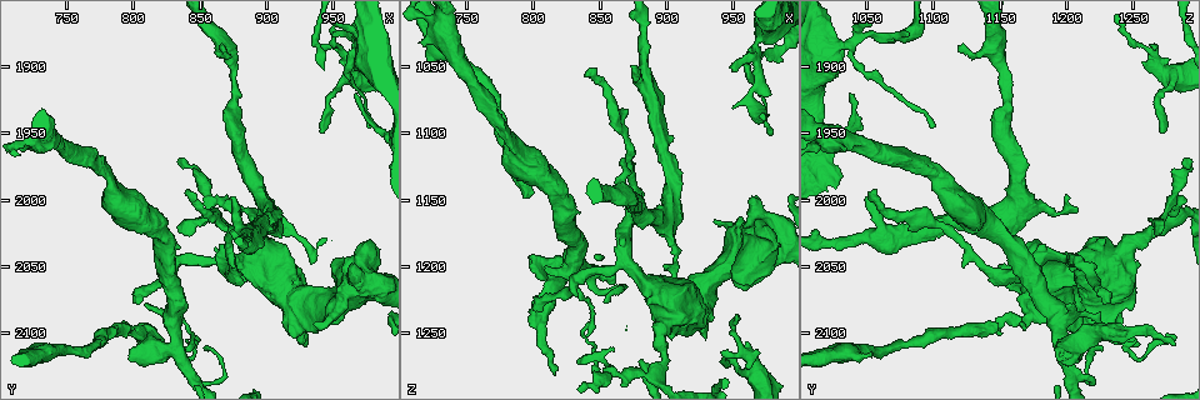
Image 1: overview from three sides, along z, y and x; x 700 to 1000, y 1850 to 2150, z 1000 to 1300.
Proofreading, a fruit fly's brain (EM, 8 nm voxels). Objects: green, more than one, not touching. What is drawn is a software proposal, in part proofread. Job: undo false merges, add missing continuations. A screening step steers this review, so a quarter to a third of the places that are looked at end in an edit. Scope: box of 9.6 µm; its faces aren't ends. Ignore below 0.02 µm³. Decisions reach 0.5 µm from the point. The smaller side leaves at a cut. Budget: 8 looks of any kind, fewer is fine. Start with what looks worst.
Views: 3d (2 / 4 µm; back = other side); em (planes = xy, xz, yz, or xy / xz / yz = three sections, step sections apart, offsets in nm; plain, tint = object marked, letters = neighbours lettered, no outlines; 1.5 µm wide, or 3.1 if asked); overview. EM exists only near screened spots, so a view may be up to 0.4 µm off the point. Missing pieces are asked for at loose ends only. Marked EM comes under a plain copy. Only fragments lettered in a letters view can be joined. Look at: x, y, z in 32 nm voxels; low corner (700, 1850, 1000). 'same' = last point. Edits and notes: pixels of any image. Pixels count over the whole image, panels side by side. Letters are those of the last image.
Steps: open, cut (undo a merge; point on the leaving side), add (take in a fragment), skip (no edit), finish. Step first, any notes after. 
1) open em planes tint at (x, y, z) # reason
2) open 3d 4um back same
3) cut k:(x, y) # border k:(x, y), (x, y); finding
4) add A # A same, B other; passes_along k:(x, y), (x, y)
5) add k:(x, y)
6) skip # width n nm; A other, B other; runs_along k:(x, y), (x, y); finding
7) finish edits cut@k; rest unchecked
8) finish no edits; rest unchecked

open 3d 2um at (816, 2110, 1280) # end of a long branch

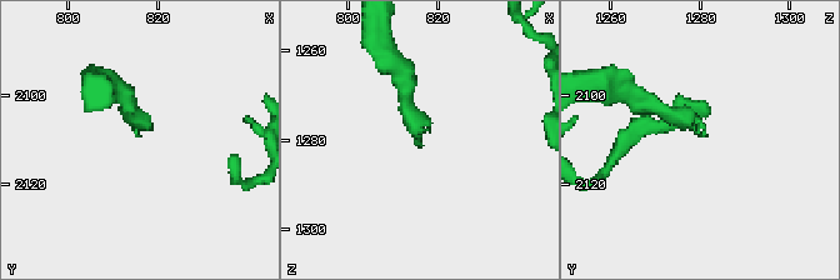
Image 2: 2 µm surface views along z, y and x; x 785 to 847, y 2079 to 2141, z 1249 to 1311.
open em planes letters at (817, 2109, 1281)

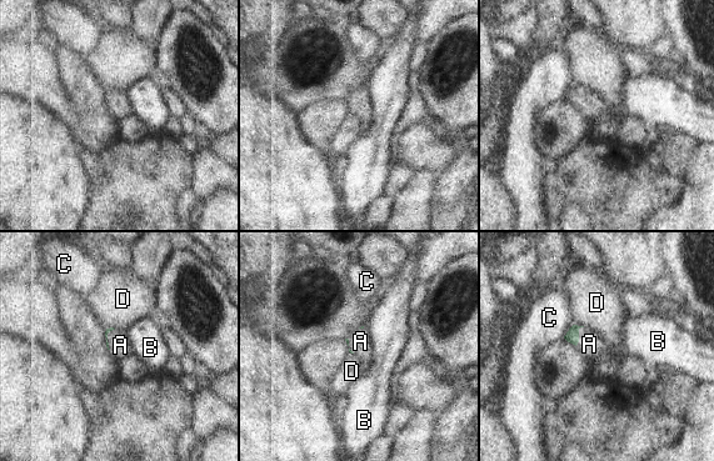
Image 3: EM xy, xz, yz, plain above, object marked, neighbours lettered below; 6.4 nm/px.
add A # A same, B other, C other, D other; passes_along 3:(572, 336), (578, 335), (589, 344); the cell continues

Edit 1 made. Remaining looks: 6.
open overview # redraw

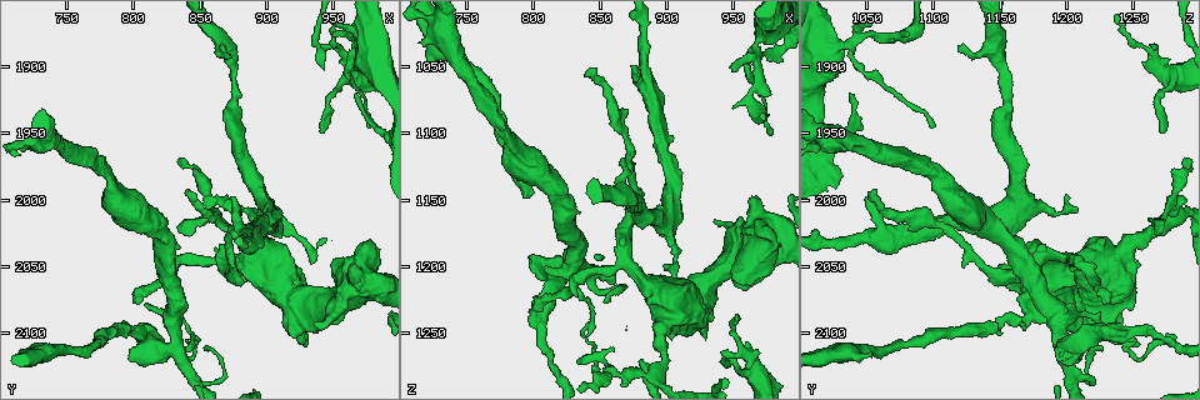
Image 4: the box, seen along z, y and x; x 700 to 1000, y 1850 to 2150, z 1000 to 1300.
open 3d 2um at (874, 2000, 1052) # branch stops here

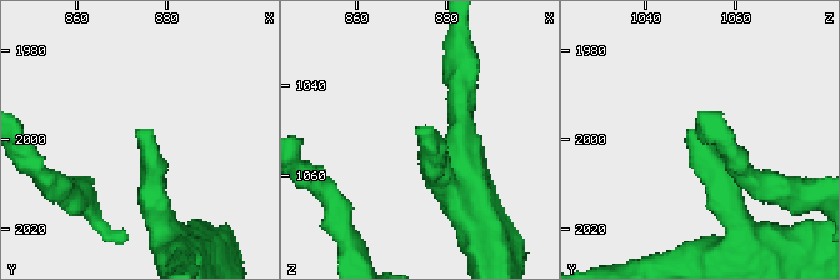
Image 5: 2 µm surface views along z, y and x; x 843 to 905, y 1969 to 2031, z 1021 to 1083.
open em planes letters at (873, 1998, 1050) # need the tissue

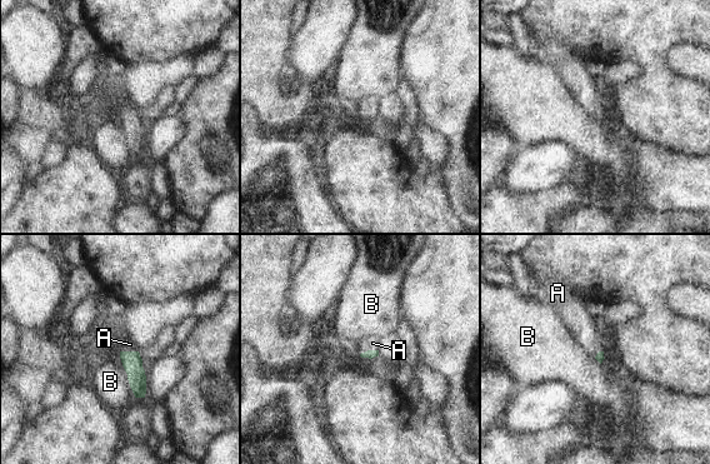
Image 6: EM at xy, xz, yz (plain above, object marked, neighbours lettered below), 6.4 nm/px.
add A # longest_contact B 240 nm; A same, B other; passes_along 6:(370, 354), (369, 350), (373, 343); the cell continues

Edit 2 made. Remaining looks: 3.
open overview

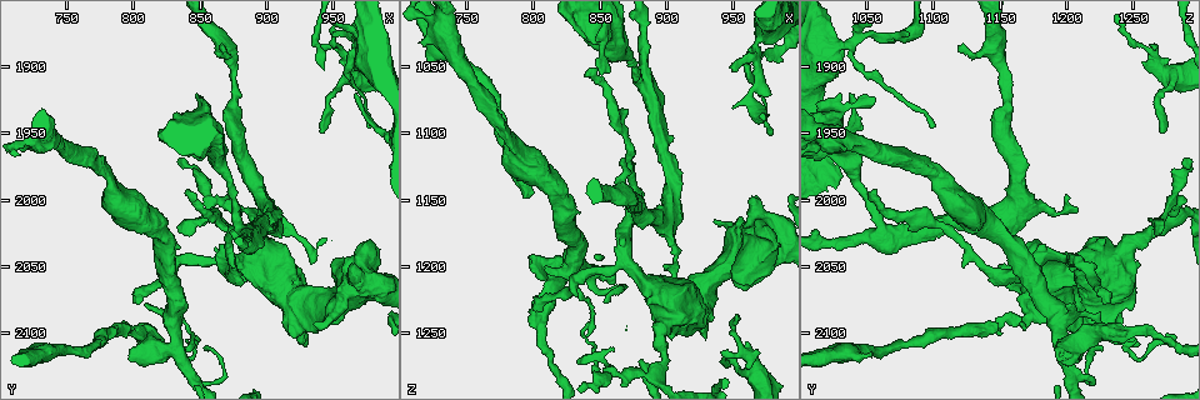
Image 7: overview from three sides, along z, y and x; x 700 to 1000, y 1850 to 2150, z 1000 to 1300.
open em planes letters at (794, 2094, 1150) # long arm stops here

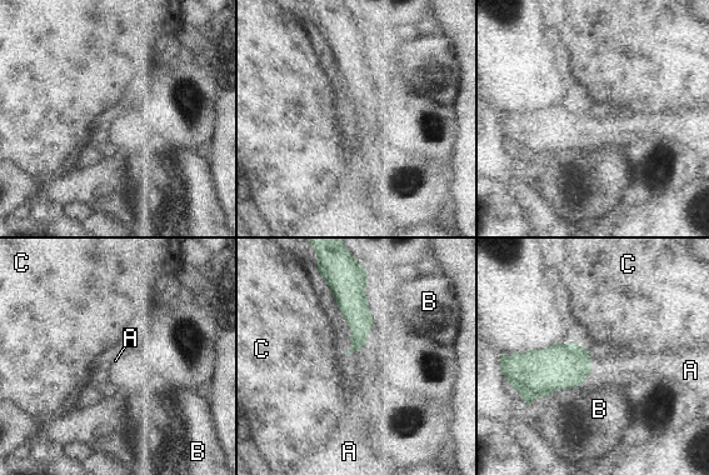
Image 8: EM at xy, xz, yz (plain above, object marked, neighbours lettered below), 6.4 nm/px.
add A # A same, B other, C other; passes_along 8:(560, 366), (589, 363), (625, 368); the cell continues

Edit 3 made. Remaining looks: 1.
finish edits add@3, add@6, add@8; rest unchecked

